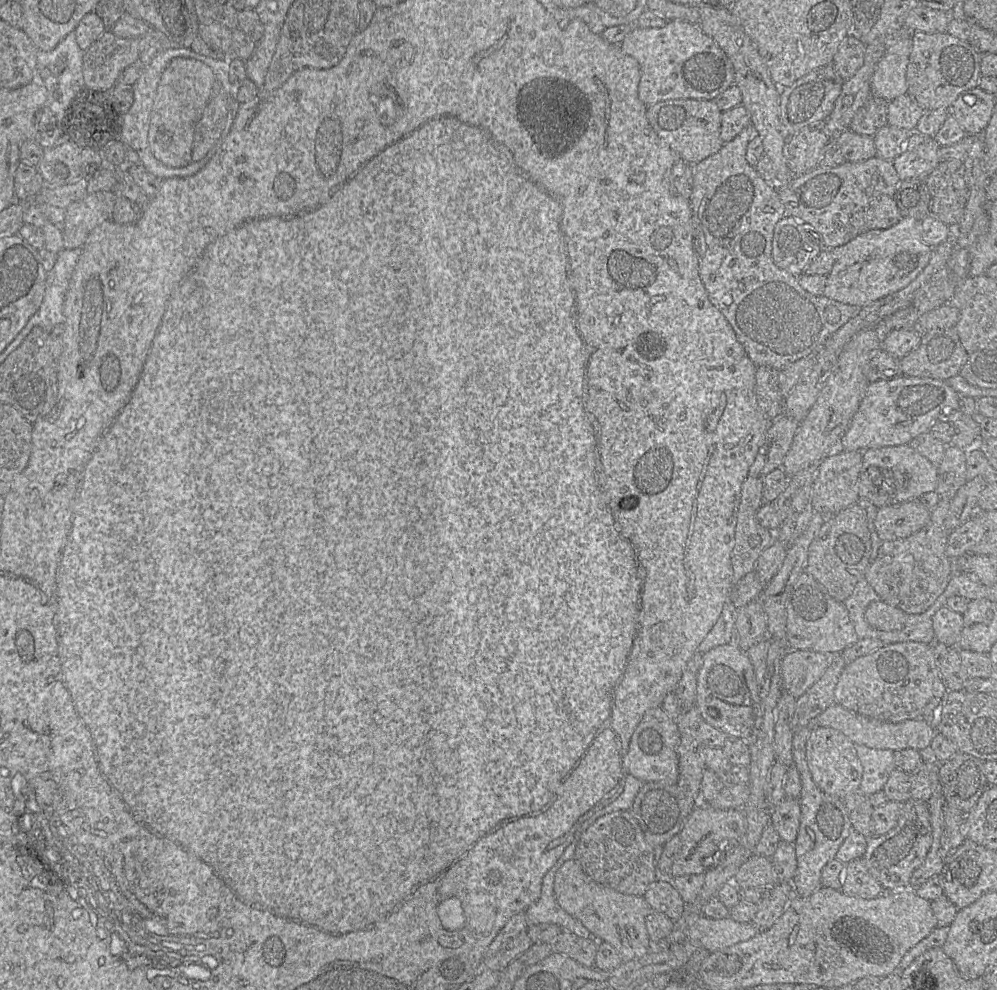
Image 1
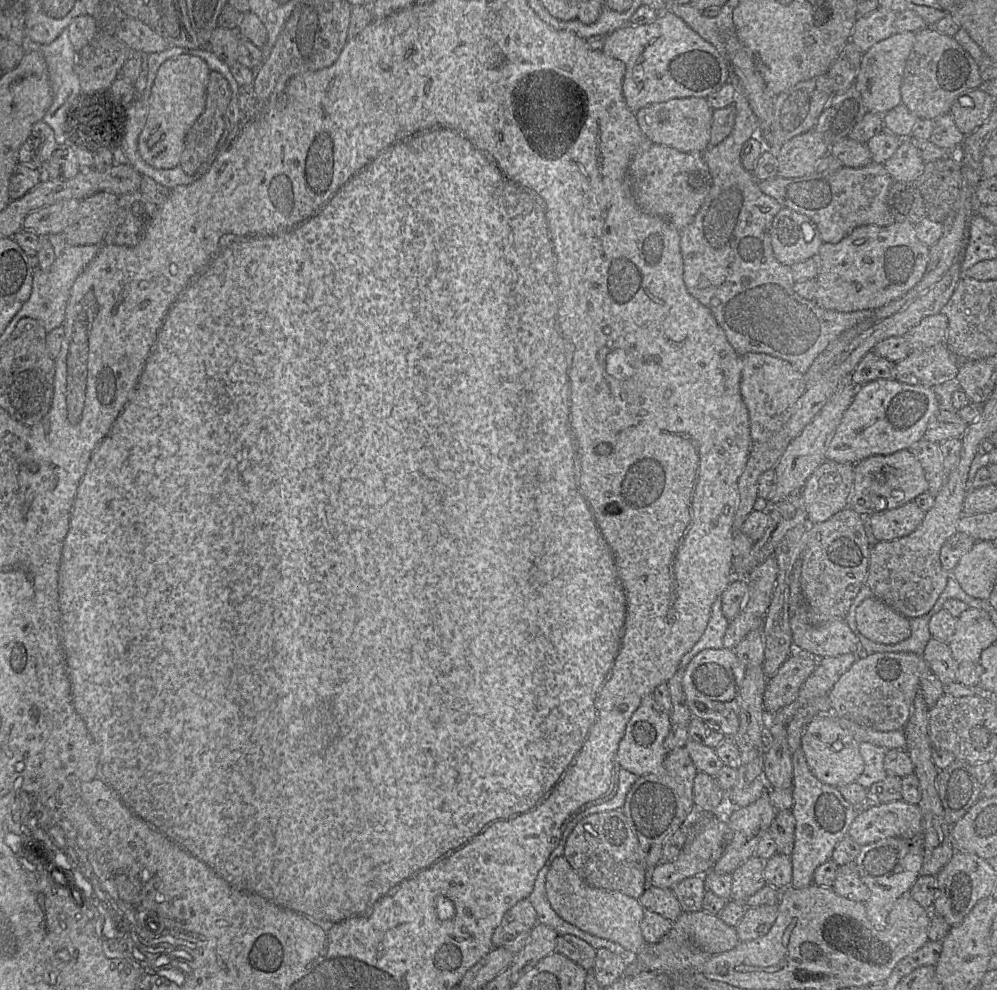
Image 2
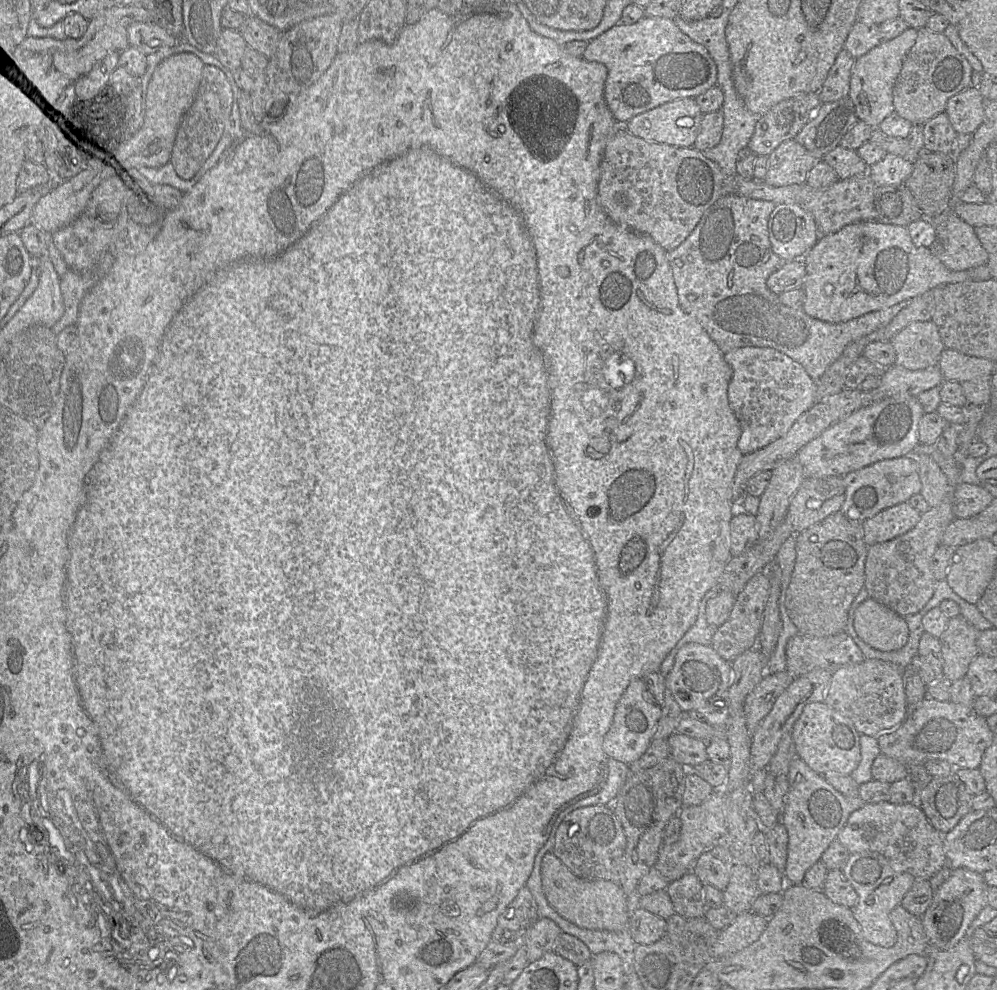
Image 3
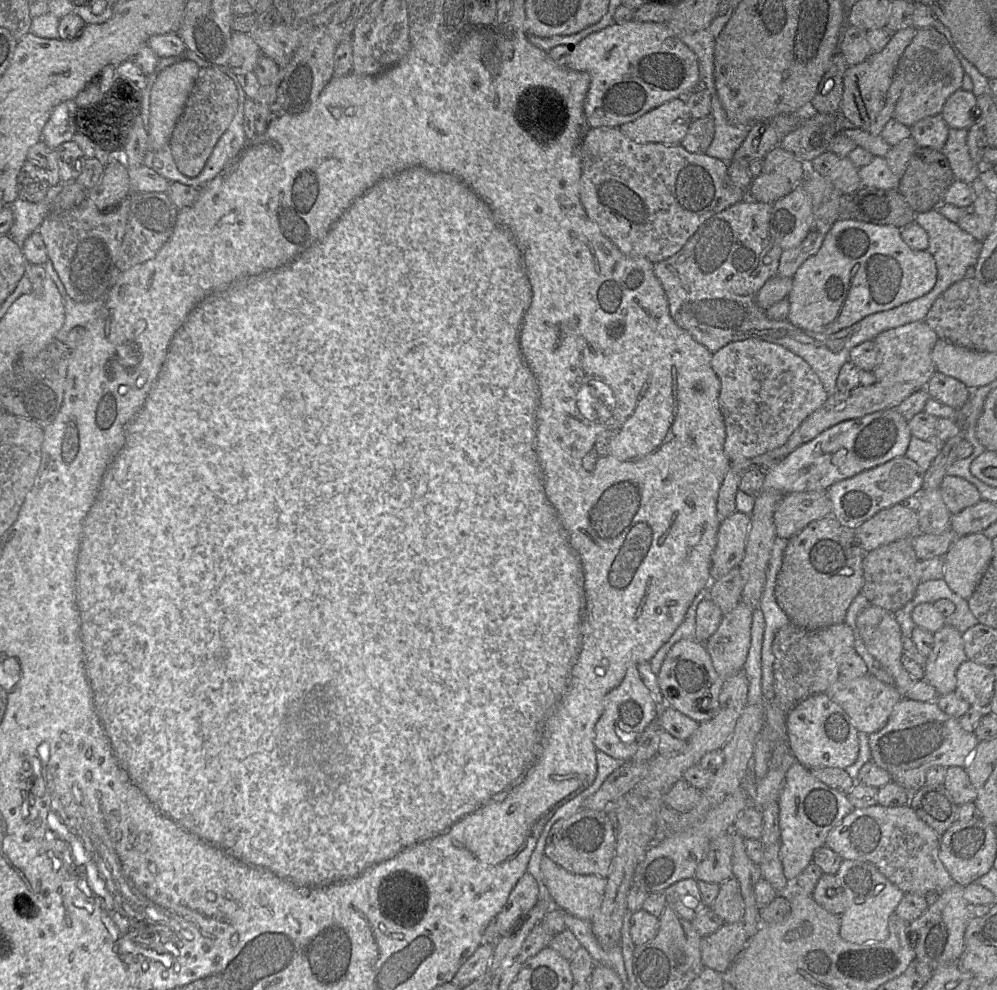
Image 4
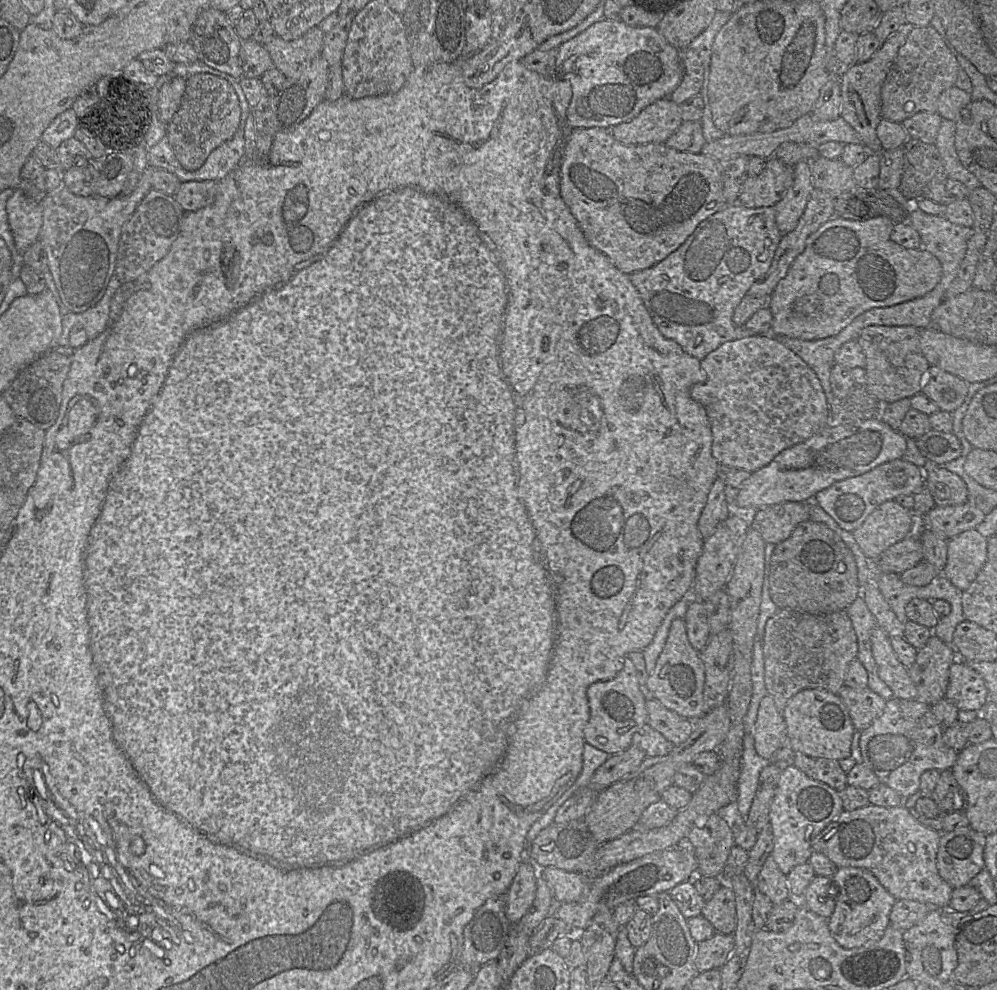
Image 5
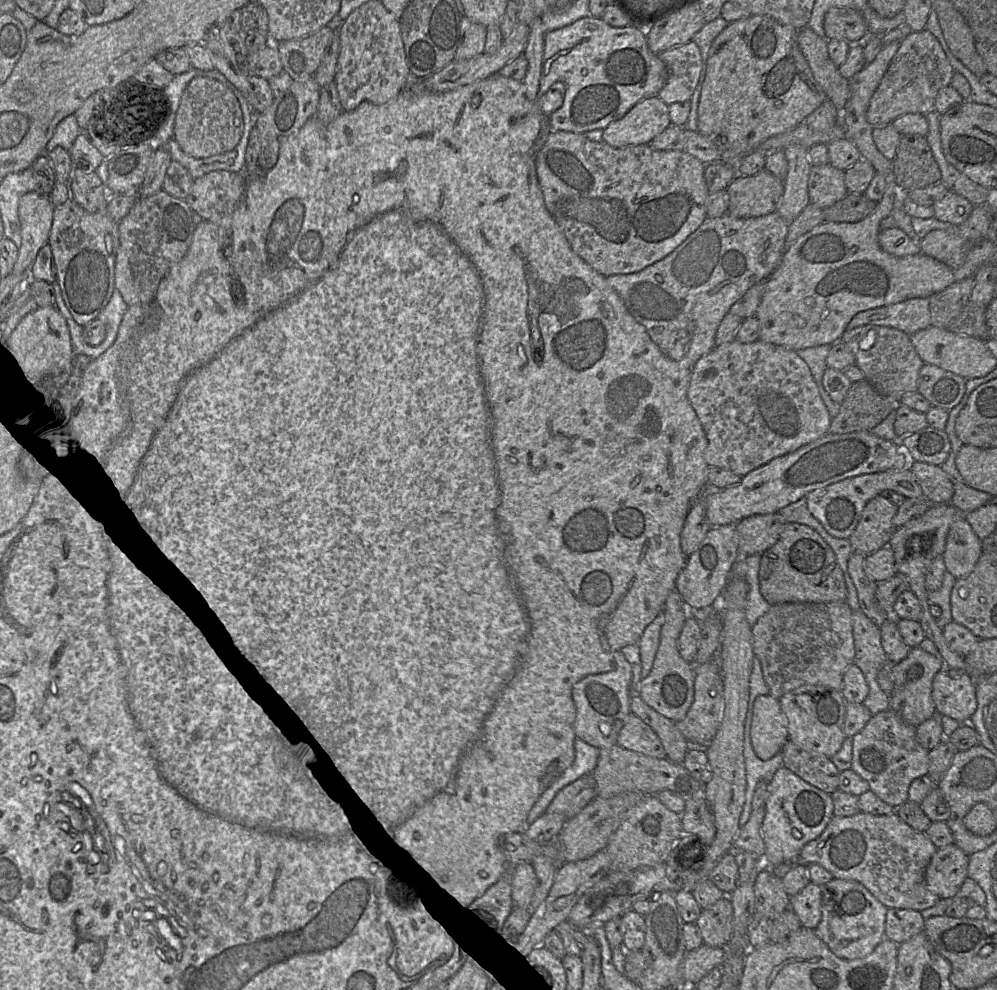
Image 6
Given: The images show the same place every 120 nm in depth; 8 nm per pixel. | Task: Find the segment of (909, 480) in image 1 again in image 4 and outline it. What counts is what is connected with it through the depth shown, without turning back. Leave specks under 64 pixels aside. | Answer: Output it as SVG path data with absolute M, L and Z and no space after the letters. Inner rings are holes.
M900 456L841 480L826 490L832 504L831 514L843 526L856 529L880 510L899 504L913 494L919 494L923 486L924 473L916 462Z

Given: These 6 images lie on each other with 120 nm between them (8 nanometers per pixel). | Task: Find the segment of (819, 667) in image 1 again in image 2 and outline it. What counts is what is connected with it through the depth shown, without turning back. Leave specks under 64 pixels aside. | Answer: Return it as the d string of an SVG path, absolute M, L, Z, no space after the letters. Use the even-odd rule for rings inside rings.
M794 651L778 671L767 679L763 695L766 715L772 715L782 707L791 704L817 664L818 659L815 657Z

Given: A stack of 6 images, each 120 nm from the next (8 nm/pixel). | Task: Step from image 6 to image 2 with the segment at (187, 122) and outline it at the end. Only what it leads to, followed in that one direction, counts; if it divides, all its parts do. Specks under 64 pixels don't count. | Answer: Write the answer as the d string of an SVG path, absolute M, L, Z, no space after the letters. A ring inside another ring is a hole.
M211 71L206 90L203 113L189 129L178 166L187 175L193 175L213 153L224 131L224 114L231 99L226 78Z

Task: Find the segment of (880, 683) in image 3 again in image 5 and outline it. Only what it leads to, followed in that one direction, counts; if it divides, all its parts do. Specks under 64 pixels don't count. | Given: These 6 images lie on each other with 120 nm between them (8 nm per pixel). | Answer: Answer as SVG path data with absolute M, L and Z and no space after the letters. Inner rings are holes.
M843 685L837 694L845 705L856 731L863 731L881 715L886 700L868 687L857 689Z

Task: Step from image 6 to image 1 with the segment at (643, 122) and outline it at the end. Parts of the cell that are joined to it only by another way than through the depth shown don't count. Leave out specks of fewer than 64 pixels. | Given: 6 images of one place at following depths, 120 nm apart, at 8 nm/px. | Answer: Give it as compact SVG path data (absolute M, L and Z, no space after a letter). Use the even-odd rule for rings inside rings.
M672 99L647 107L646 117L659 138L679 158L695 165L717 153L725 144L720 137L721 113L713 100Z

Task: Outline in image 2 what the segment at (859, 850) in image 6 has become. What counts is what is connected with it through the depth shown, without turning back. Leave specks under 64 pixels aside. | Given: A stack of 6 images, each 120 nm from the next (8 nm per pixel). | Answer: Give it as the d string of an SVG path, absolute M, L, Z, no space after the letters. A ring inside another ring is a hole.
M896 800L858 810L847 836L864 846L890 837L921 840L922 832L919 806Z

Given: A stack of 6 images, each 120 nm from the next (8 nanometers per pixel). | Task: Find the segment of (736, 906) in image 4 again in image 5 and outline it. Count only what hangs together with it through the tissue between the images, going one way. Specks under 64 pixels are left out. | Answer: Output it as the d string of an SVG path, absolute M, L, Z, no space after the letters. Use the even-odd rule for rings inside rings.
M723 883L716 894L706 903L702 914L714 927L717 933L733 934L736 929L735 895L728 883Z

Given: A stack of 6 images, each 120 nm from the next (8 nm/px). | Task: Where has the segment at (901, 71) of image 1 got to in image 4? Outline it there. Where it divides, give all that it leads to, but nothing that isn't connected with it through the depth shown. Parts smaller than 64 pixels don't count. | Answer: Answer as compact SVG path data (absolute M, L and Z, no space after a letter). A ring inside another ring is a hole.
M910 26L893 34L879 53L870 54L862 63L850 66L843 75L843 94L839 114L855 127L878 136L891 118L887 92L898 62L916 34L917 28Z

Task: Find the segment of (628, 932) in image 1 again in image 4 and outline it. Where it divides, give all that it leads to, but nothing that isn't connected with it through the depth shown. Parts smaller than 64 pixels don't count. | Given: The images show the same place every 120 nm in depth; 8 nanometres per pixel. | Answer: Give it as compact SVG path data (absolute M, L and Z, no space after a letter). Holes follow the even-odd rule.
M545 855L541 859L540 870L555 906L590 922L603 901L606 878L570 873Z

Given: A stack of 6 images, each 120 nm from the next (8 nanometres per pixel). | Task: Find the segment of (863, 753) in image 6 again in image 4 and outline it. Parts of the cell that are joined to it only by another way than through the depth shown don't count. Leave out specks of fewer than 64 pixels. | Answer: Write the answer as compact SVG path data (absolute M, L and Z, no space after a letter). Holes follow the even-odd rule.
M902 698L894 706L885 726L869 735L871 759L878 767L889 773L892 782L907 791L917 791L925 785L926 773L933 766L965 767L980 742L974 732L962 729L959 720L944 713L935 701L916 701Z

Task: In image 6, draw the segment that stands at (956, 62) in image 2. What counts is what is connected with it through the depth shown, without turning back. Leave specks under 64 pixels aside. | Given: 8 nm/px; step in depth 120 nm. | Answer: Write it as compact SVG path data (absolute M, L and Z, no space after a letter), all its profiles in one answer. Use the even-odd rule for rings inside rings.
M928 30L912 31L900 42L899 48L872 95L866 112L867 121L875 128L886 126L901 115L927 114L935 110L938 91L950 86L954 70L939 41Z

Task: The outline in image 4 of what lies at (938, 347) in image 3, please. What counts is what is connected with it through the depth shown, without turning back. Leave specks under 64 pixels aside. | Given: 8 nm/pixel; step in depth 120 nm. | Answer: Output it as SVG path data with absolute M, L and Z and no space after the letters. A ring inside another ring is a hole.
M925 320L905 324L877 335L873 341L879 352L879 363L872 371L876 383L911 383L917 389L925 388L936 372L932 350L938 340L937 334L926 324Z

